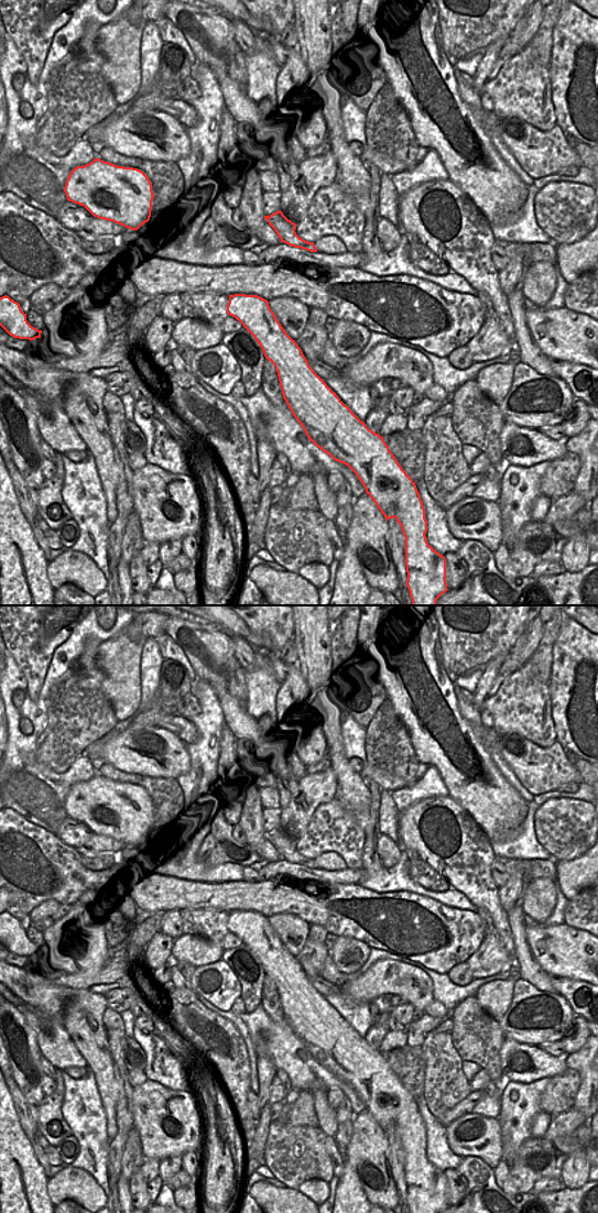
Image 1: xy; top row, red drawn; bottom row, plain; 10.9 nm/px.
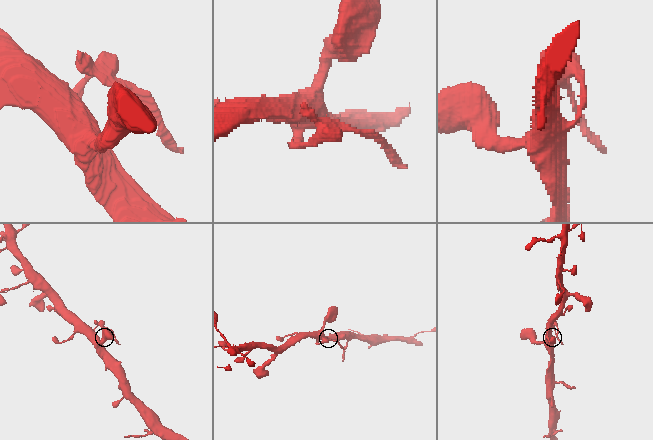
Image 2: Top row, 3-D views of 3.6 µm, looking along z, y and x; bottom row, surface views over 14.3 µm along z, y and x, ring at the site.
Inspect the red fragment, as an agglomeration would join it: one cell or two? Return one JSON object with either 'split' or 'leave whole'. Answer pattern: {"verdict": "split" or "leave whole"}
{"verdict": "split"}

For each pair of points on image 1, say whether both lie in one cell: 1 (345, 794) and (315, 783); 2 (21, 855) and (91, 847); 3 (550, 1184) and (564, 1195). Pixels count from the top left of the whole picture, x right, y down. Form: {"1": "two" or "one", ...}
{"1": "two", "2": "two", "3": "two"}

